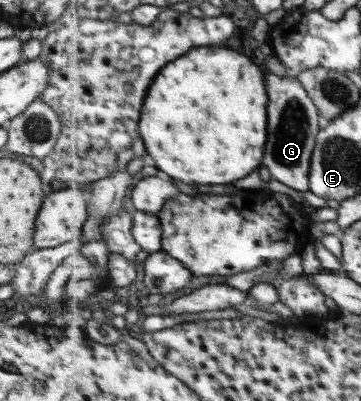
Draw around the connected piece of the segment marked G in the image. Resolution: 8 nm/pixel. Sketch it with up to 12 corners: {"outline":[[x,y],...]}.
{"outline":[[265,72],[269,135],[262,165],[310,191],[323,123],[293,76]]}

